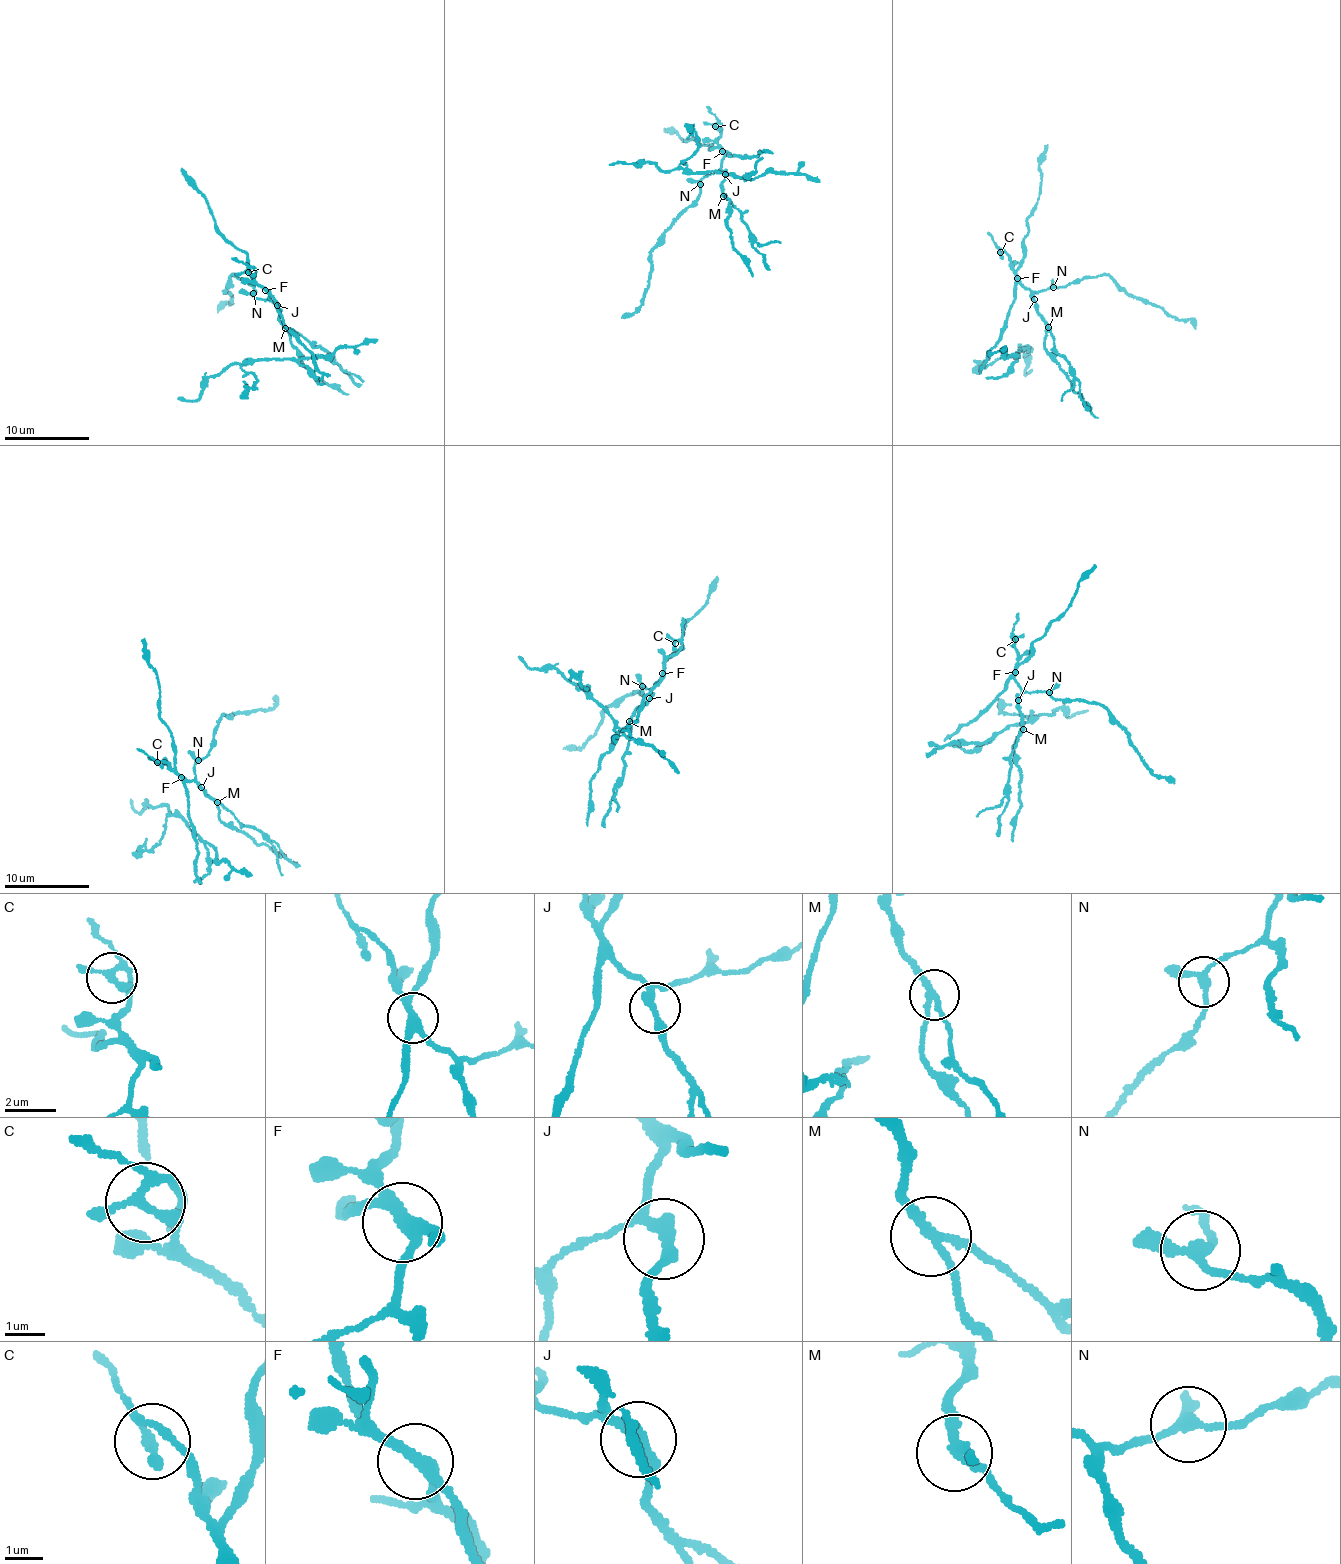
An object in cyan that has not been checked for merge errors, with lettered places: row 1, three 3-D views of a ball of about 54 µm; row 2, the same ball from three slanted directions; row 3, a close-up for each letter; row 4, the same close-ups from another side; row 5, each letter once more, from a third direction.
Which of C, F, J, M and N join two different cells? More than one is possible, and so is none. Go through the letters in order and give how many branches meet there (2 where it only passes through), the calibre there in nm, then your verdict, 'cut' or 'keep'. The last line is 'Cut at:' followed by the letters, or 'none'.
C: 3 | 200 nm | keep
F: 4 | 280 nm | cut
J: 3 | 260 nm | keep
M: 3 | 200 nm | cut
N: 3 | 240 nm | cut
Cut at: F, M, N

